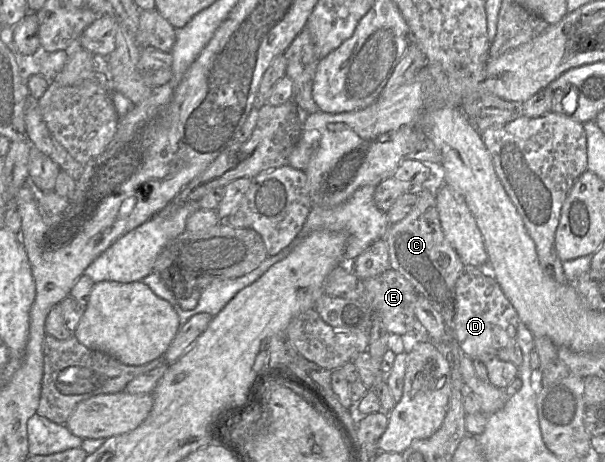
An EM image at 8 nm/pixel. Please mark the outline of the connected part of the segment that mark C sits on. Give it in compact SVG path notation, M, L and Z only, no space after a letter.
M419 187L416 188L416 191L418 193L418 199L417 202L415 203L414 207L412 208L412 210L410 211L409 214L407 214L407 216L405 218L403 218L402 220L390 224L387 234L385 236L387 245L388 245L388 249L389 249L389 259L390 259L390 267L397 270L400 274L402 274L408 281L410 281L410 283L413 285L414 289L416 290L416 292L418 293L418 295L422 295L424 296L427 300L430 301L430 303L435 307L435 309L437 311L440 312L440 314L442 315L443 321L445 323L446 326L446 333L444 335L444 339L443 341L430 341L432 342L437 349L446 357L446 359L448 360L450 367L451 367L451 390L452 389L458 389L461 390L461 392L463 393L463 406L464 406L464 396L466 395L466 390L469 389L467 387L467 385L465 384L465 382L463 381L462 375L460 373L459 370L459 363L460 363L460 359L463 356L463 350L461 349L459 342L457 341L455 335L454 335L454 317L455 317L455 313L456 313L456 290L455 290L455 286L456 286L456 282L458 280L458 278L460 277L460 275L465 271L465 269L467 268L464 263L462 262L461 258L459 257L458 253L455 251L455 249L452 247L452 245L449 243L449 241L447 240L447 238L445 237L445 234L442 230L441 227L441 222L440 222L440 218L439 218L439 214L438 214L438 210L437 210L437 201L436 201L436 194L434 192L434 188L432 187Z

